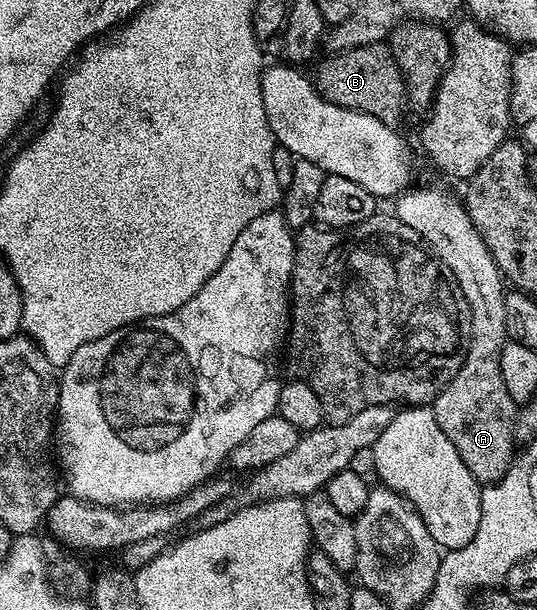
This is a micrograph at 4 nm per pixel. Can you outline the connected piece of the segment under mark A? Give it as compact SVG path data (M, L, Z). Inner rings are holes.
M409 187L395 198L395 217L410 231L414 231L420 240L435 253L436 258L442 262L454 275L466 303L470 307L470 339L466 359L462 367L458 367L458 375L450 379L450 383L437 395L430 408L434 419L438 419L438 427L446 431L446 439L454 443L454 451L462 455L462 463L470 467L470 475L480 482L481 486L494 485L498 479L506 475L514 460L514 419L518 402L510 399L510 391L506 391L506 383L502 383L502 347L508 341L506 331L506 278L494 263L486 243L480 238L480 233L472 225L468 217L468 210L459 200L456 201L444 189L415 189Z

